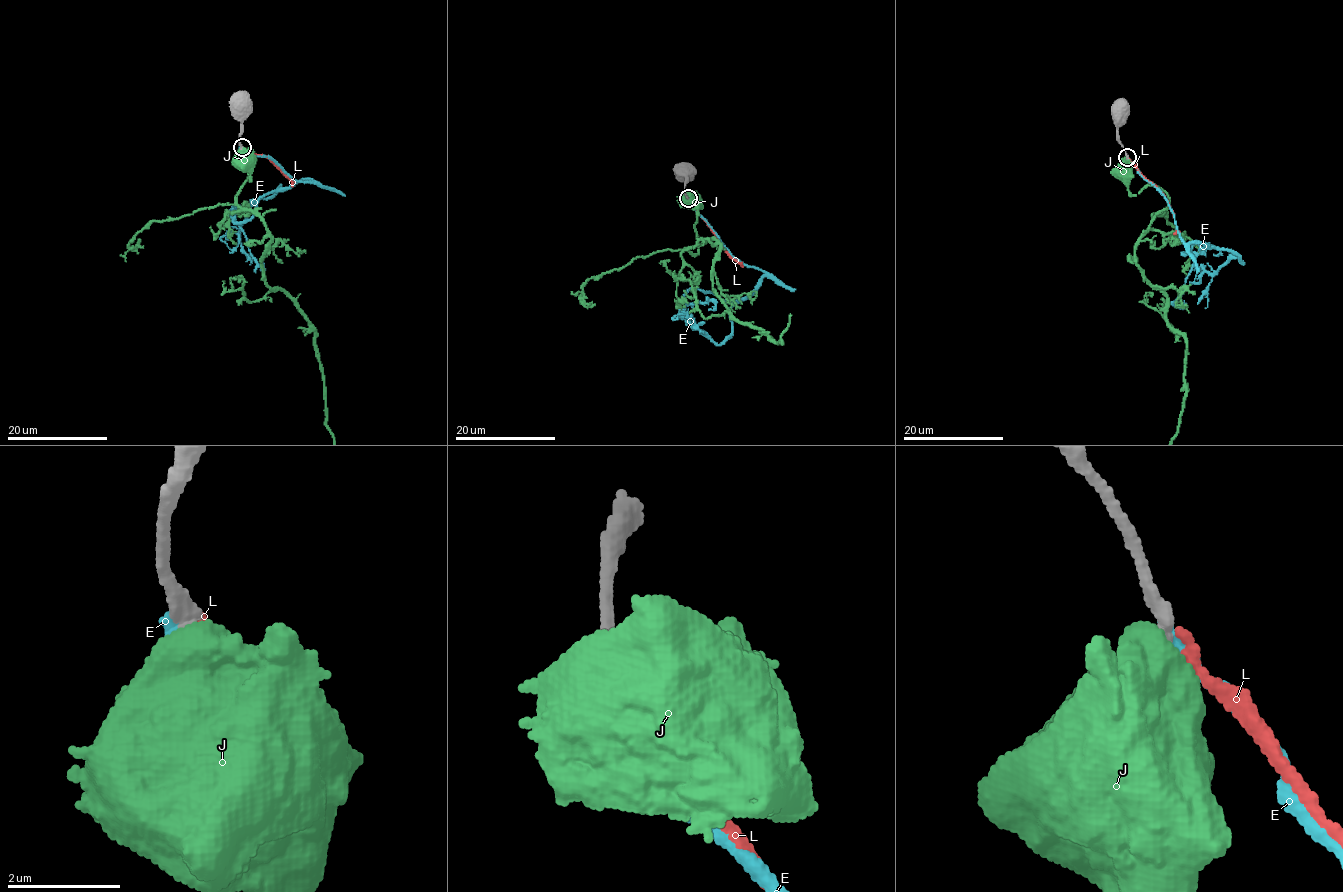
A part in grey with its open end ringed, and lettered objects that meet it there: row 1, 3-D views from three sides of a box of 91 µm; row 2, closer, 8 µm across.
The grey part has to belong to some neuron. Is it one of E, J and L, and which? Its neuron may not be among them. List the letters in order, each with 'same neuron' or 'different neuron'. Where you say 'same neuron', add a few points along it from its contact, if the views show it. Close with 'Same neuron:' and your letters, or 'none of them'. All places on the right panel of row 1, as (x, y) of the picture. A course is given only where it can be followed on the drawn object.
E: different neuron
J: different neuron
L: same neuron
Same neuron: L

